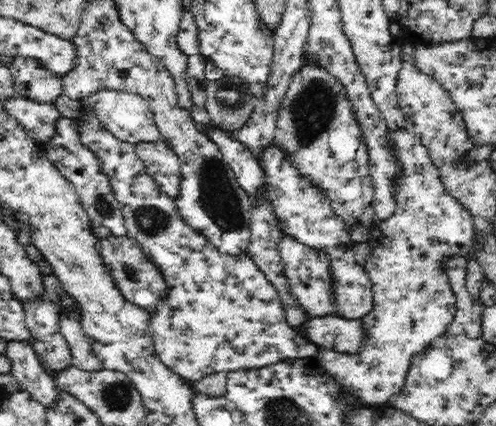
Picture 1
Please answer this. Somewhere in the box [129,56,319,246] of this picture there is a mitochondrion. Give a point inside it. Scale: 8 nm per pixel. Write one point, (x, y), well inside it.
(217, 197)

